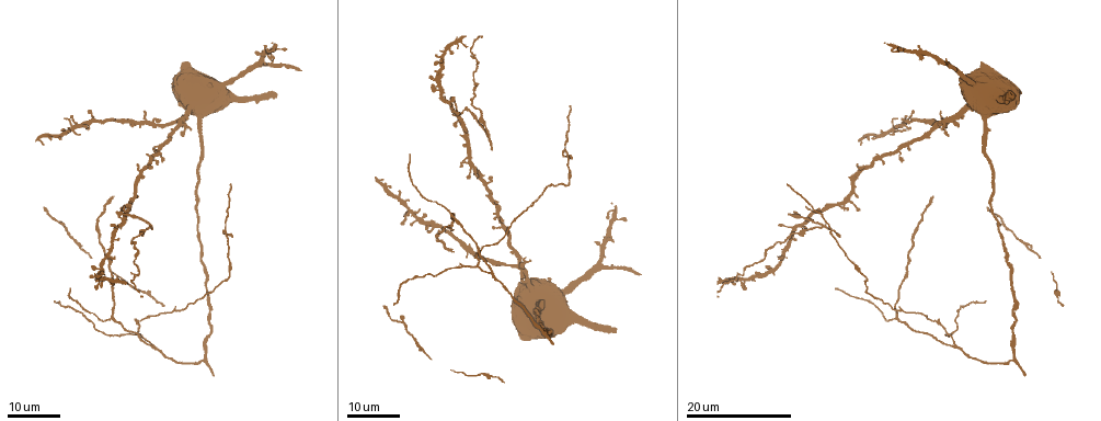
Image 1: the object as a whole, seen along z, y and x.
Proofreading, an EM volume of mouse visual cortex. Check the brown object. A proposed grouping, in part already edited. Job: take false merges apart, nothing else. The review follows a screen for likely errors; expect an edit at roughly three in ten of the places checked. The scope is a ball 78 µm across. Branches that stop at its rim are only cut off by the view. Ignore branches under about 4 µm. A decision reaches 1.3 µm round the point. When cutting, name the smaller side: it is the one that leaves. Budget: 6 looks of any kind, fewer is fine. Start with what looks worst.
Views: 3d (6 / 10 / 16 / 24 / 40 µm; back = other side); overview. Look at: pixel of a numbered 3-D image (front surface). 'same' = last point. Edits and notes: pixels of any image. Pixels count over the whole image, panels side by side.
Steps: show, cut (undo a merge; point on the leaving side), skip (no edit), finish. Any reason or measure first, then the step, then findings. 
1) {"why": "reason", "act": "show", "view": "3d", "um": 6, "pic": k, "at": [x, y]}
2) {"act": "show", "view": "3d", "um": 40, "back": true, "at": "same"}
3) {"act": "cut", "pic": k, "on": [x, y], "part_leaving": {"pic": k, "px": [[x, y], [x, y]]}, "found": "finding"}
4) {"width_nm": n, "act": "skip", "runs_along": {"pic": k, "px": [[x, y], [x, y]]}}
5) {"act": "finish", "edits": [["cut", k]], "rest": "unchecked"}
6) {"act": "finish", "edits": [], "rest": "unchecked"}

{"act": "show", "view": "3d", "um": 24, "pic": 1, "at": [491, 272]}

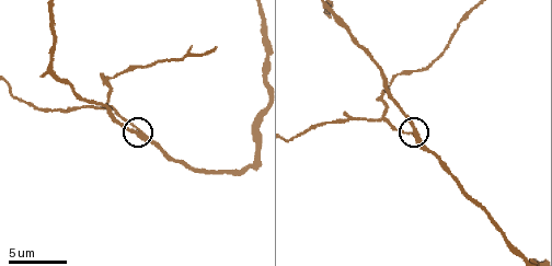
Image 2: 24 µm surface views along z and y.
{"why": "zoom in", "act": "show", "view": "3d", "um": 6, "at": "same"}

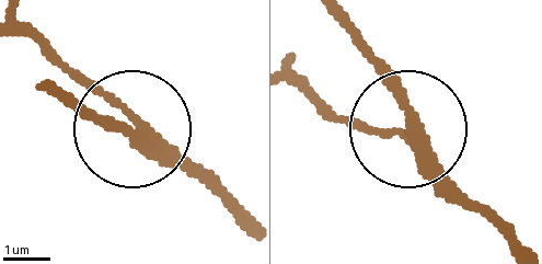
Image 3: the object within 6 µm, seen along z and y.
{"why": "from behind", "act": "show", "view": "3d", "um": 6, "back": true, "pic": 3, "at": [130, 114]}

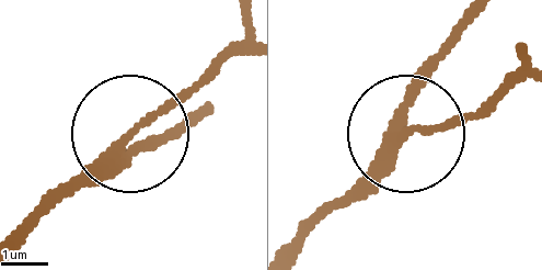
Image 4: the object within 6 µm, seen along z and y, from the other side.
{"arms": 3, "act": "skip", "runs_along": {"pic": 4, "px": [[15, 251], [129, 137], [145, 145], [176, 134]]}, "found": "continuous, no second neuron"}

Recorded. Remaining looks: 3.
{"why": "four arms meet", "act": "show", "view": "3d", "um": 16, "pic": 1, "at": [124, 218]}

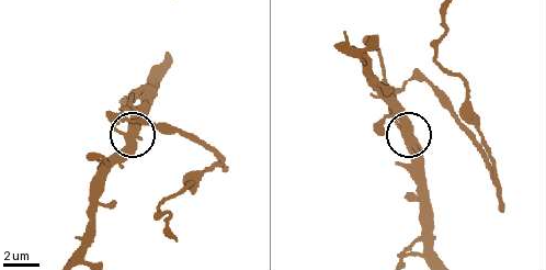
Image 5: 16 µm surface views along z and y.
{"why": "zoom in", "act": "show", "view": "3d", "um": 10, "pic": 5, "at": [125, 138]}

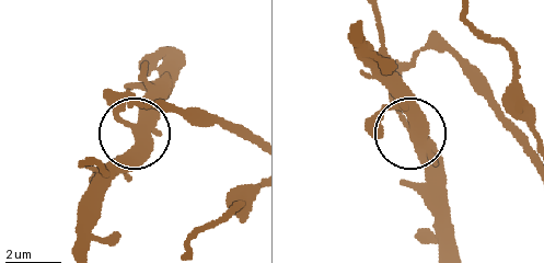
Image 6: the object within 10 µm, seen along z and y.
{"act": "skip", "runs_along": {"pic": 6, "px": [[175, 45], [166, 95], [136, 130], [122, 170]]}, "found": "one neuron here"}

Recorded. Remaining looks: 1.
{"act": "finish", "edits": [], "rest": "unchecked"}

